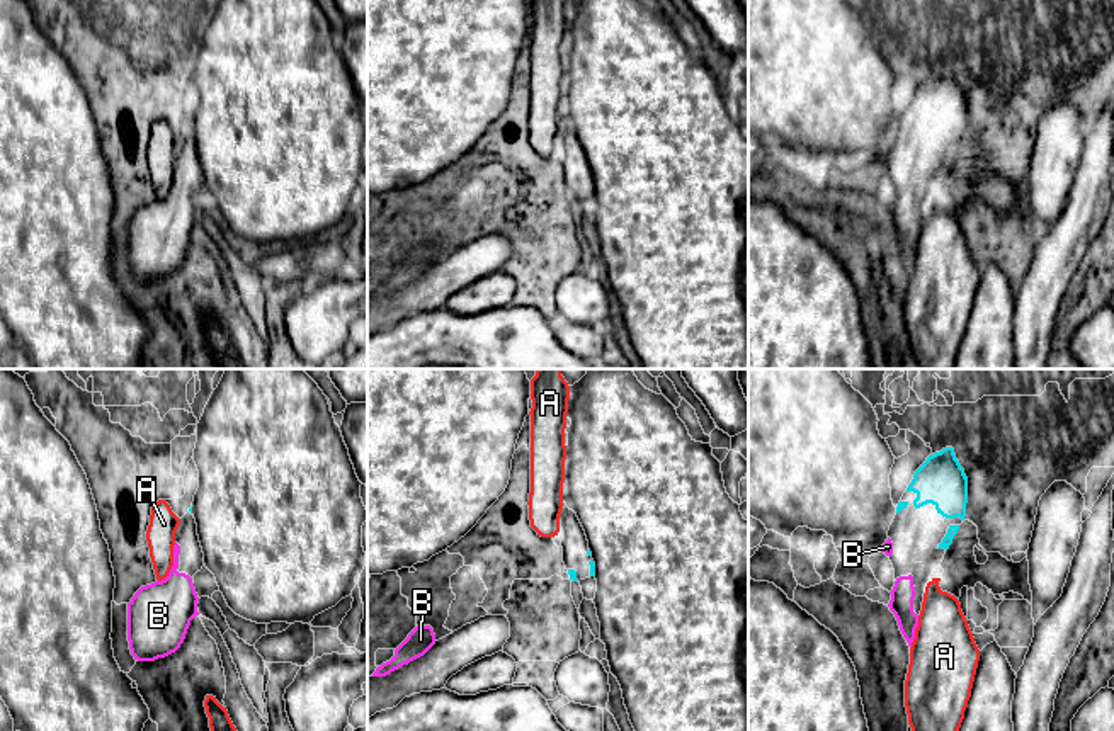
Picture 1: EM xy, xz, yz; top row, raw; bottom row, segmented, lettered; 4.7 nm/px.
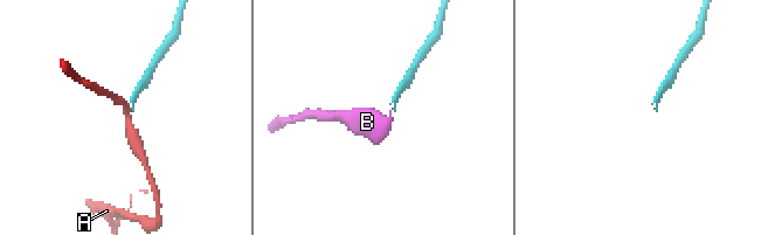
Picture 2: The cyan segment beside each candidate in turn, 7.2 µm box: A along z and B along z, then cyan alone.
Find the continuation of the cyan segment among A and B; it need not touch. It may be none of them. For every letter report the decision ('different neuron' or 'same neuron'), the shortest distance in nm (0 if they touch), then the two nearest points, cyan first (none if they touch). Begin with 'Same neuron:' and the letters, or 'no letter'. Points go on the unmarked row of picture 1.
Same neuron: B
A: different neuron; 140 nm apart; from cyan across yz (946, 169), (939, 198)
B: same neuron; 130 nm apart; from cyan across yz (897, 131), (888, 157)

